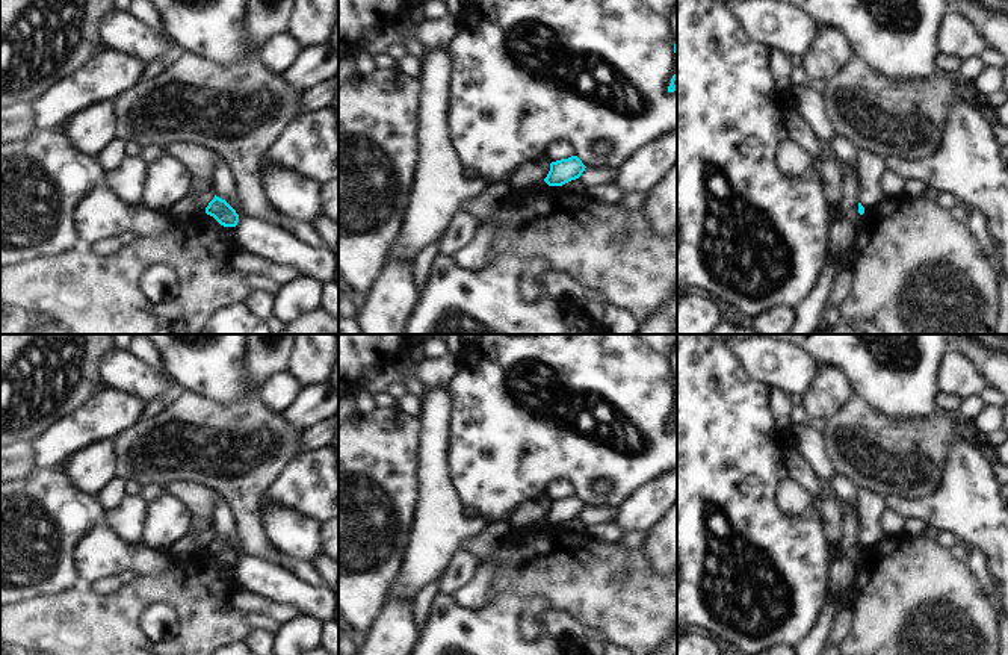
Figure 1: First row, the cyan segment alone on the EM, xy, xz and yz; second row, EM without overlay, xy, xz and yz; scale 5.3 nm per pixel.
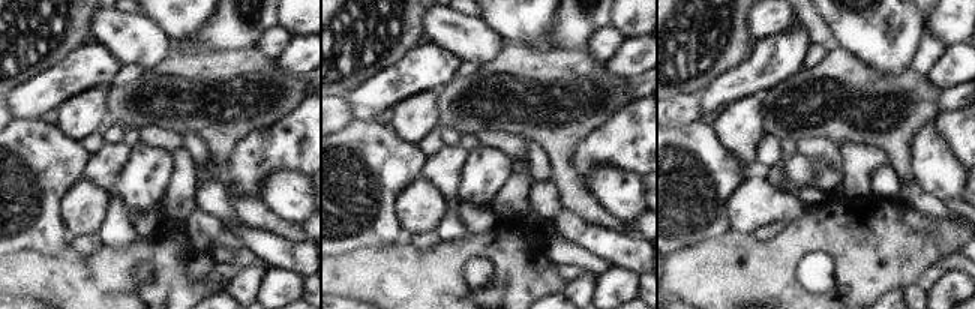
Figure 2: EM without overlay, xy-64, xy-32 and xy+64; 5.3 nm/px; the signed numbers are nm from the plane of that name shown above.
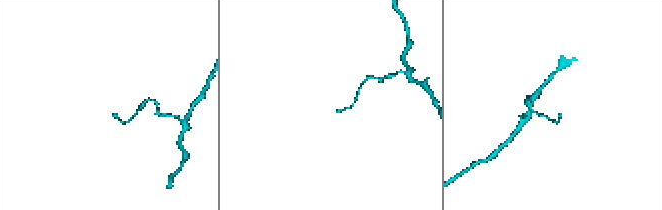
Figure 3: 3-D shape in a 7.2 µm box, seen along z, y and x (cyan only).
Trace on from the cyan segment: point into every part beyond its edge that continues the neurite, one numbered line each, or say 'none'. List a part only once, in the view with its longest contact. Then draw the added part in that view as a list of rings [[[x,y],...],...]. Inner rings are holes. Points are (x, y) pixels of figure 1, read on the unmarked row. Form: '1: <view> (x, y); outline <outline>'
none

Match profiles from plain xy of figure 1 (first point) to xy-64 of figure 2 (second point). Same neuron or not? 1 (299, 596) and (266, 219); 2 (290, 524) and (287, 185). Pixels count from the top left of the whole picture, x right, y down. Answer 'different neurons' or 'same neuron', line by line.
1: different neurons
2: same neuron

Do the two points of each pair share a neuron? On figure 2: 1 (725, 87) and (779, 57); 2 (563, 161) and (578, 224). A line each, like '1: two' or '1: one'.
1: one
2: two

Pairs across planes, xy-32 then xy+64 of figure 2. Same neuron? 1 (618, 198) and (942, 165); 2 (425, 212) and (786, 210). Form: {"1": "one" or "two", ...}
{"1": "one", "2": "one"}

